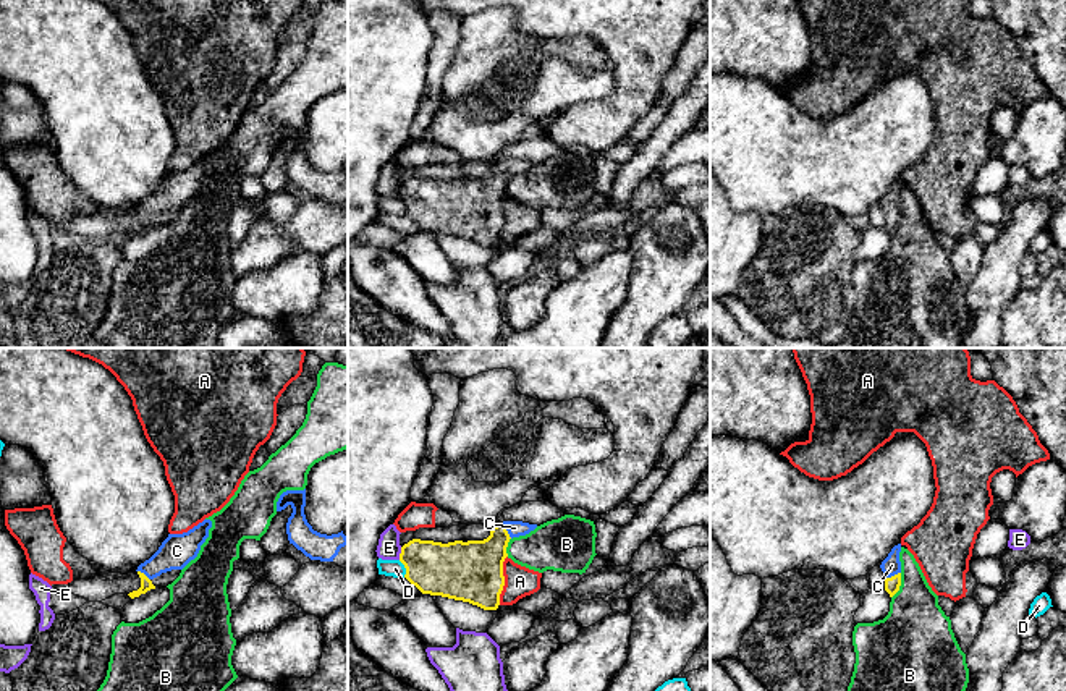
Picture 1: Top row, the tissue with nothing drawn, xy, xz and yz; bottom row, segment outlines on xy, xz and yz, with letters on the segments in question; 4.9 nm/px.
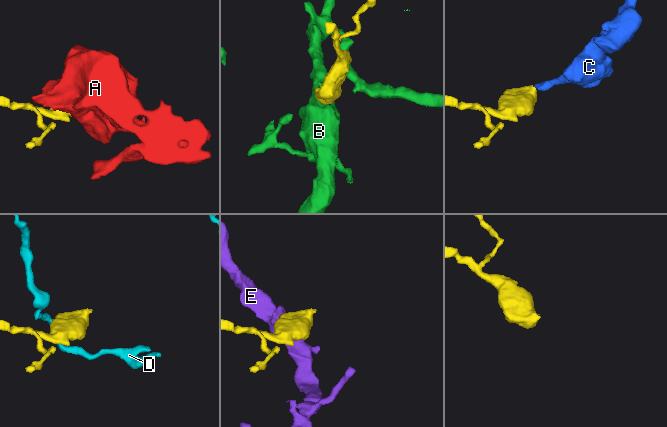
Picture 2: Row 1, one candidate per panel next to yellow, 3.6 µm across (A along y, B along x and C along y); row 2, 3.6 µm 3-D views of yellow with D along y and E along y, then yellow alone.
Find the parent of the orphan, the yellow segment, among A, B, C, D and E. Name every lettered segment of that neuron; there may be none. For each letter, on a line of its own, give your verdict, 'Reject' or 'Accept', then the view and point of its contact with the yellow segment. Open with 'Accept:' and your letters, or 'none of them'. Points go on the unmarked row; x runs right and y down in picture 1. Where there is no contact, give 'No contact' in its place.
Accept: C
A: Reject. Touches yellow at xz (503, 217)
B: Reject. Touches yellow at yz (898, 224)
C: Accept. Touches yellow at xz (507, 169)
D: Reject. Touches yellow at xz (405, 204)
E: Reject. Touches yellow at xz (400, 191)

